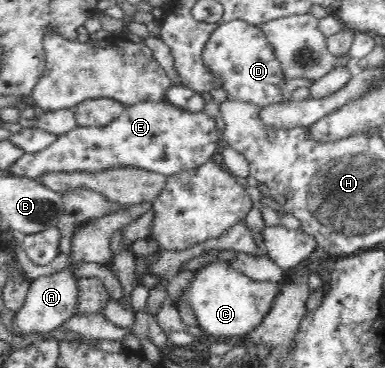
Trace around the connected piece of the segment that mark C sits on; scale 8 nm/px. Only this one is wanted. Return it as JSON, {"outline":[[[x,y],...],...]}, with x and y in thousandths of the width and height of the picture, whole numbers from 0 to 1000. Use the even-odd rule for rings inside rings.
{"outline":[[[561,707],[512,734],[501,766],[465,815],[447,818],[447,829],[465,832],[465,821],[488,826],[512,864],[514,886],[548,908],[551,918],[610,924],[626,908],[662,897],[681,878],[704,842],[722,783],[722,769],[652,761],[636,745],[608,734],[595,709]]]}

